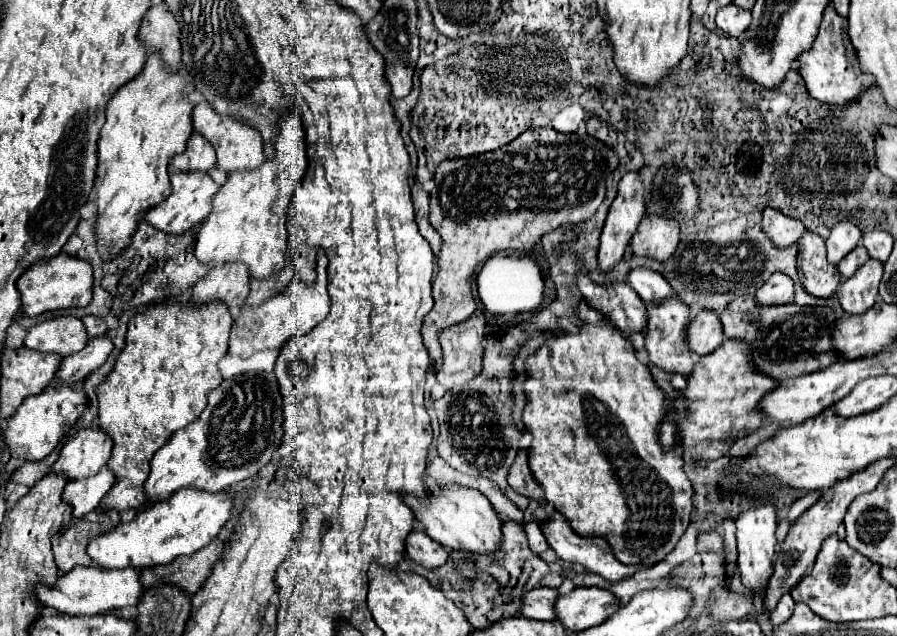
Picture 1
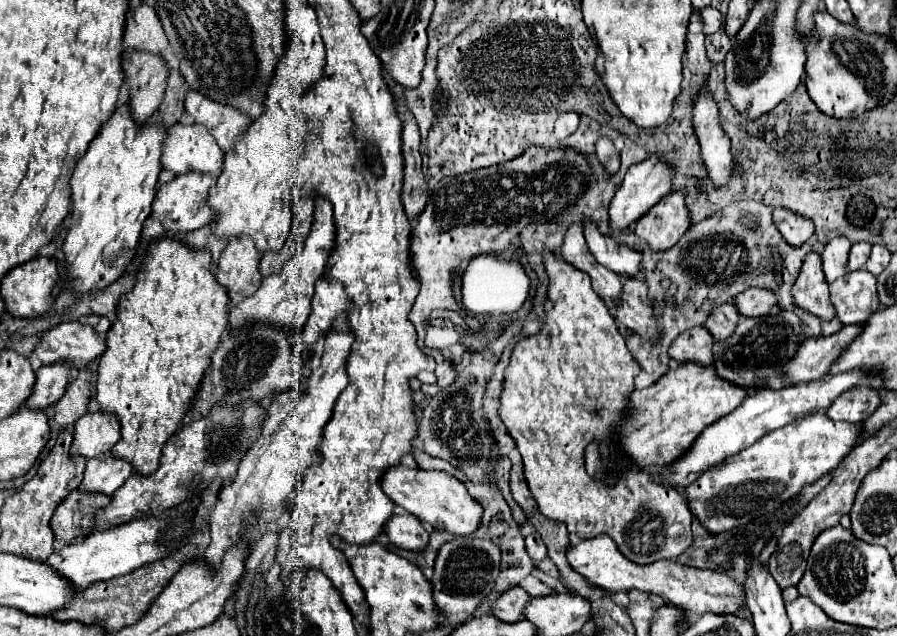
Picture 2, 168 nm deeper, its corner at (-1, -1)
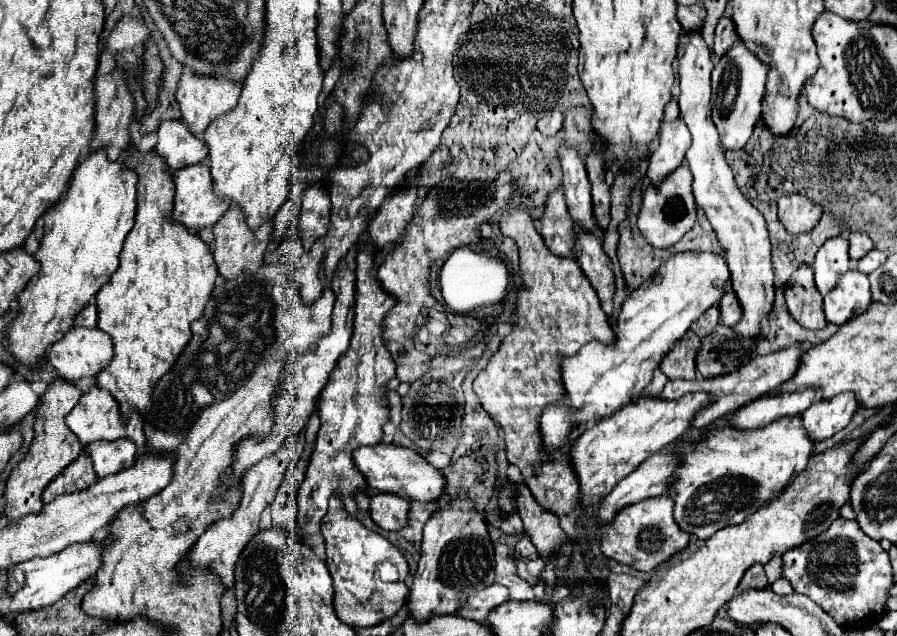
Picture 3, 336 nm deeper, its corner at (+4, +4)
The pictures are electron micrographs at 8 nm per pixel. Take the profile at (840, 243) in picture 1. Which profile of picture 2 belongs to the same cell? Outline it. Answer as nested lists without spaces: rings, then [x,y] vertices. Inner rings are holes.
[[[834,237],[828,241],[822,253],[822,263],[824,263],[824,275],[828,283],[838,279],[840,275],[846,273],[846,263],[848,263],[848,251],[852,243],[846,237]]]

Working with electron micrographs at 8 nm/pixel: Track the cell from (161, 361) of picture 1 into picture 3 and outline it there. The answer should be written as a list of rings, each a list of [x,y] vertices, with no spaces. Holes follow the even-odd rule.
[[[131,144],[125,148],[127,156],[123,160],[123,166],[137,172],[137,214],[135,214],[135,226],[127,234],[123,250],[119,254],[121,266],[113,274],[113,280],[105,284],[97,292],[97,326],[107,332],[113,340],[113,360],[107,368],[97,374],[97,386],[105,388],[113,394],[113,398],[119,402],[121,412],[143,412],[149,408],[149,396],[153,392],[153,386],[157,380],[173,366],[173,360],[181,354],[185,344],[189,342],[191,322],[201,318],[201,310],[205,308],[209,300],[209,292],[215,286],[217,268],[211,256],[209,246],[197,236],[197,232],[173,222],[171,208],[175,198],[175,184],[173,174],[167,170],[165,158],[159,156],[155,150],[143,154],[135,150]]]

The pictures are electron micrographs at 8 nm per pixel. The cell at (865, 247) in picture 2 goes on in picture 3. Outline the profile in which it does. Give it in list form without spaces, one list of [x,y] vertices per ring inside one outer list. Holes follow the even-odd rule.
[[[851,232],[851,236],[849,236],[849,256],[851,256],[851,260],[857,262],[869,250],[873,250],[873,240],[867,234]]]

